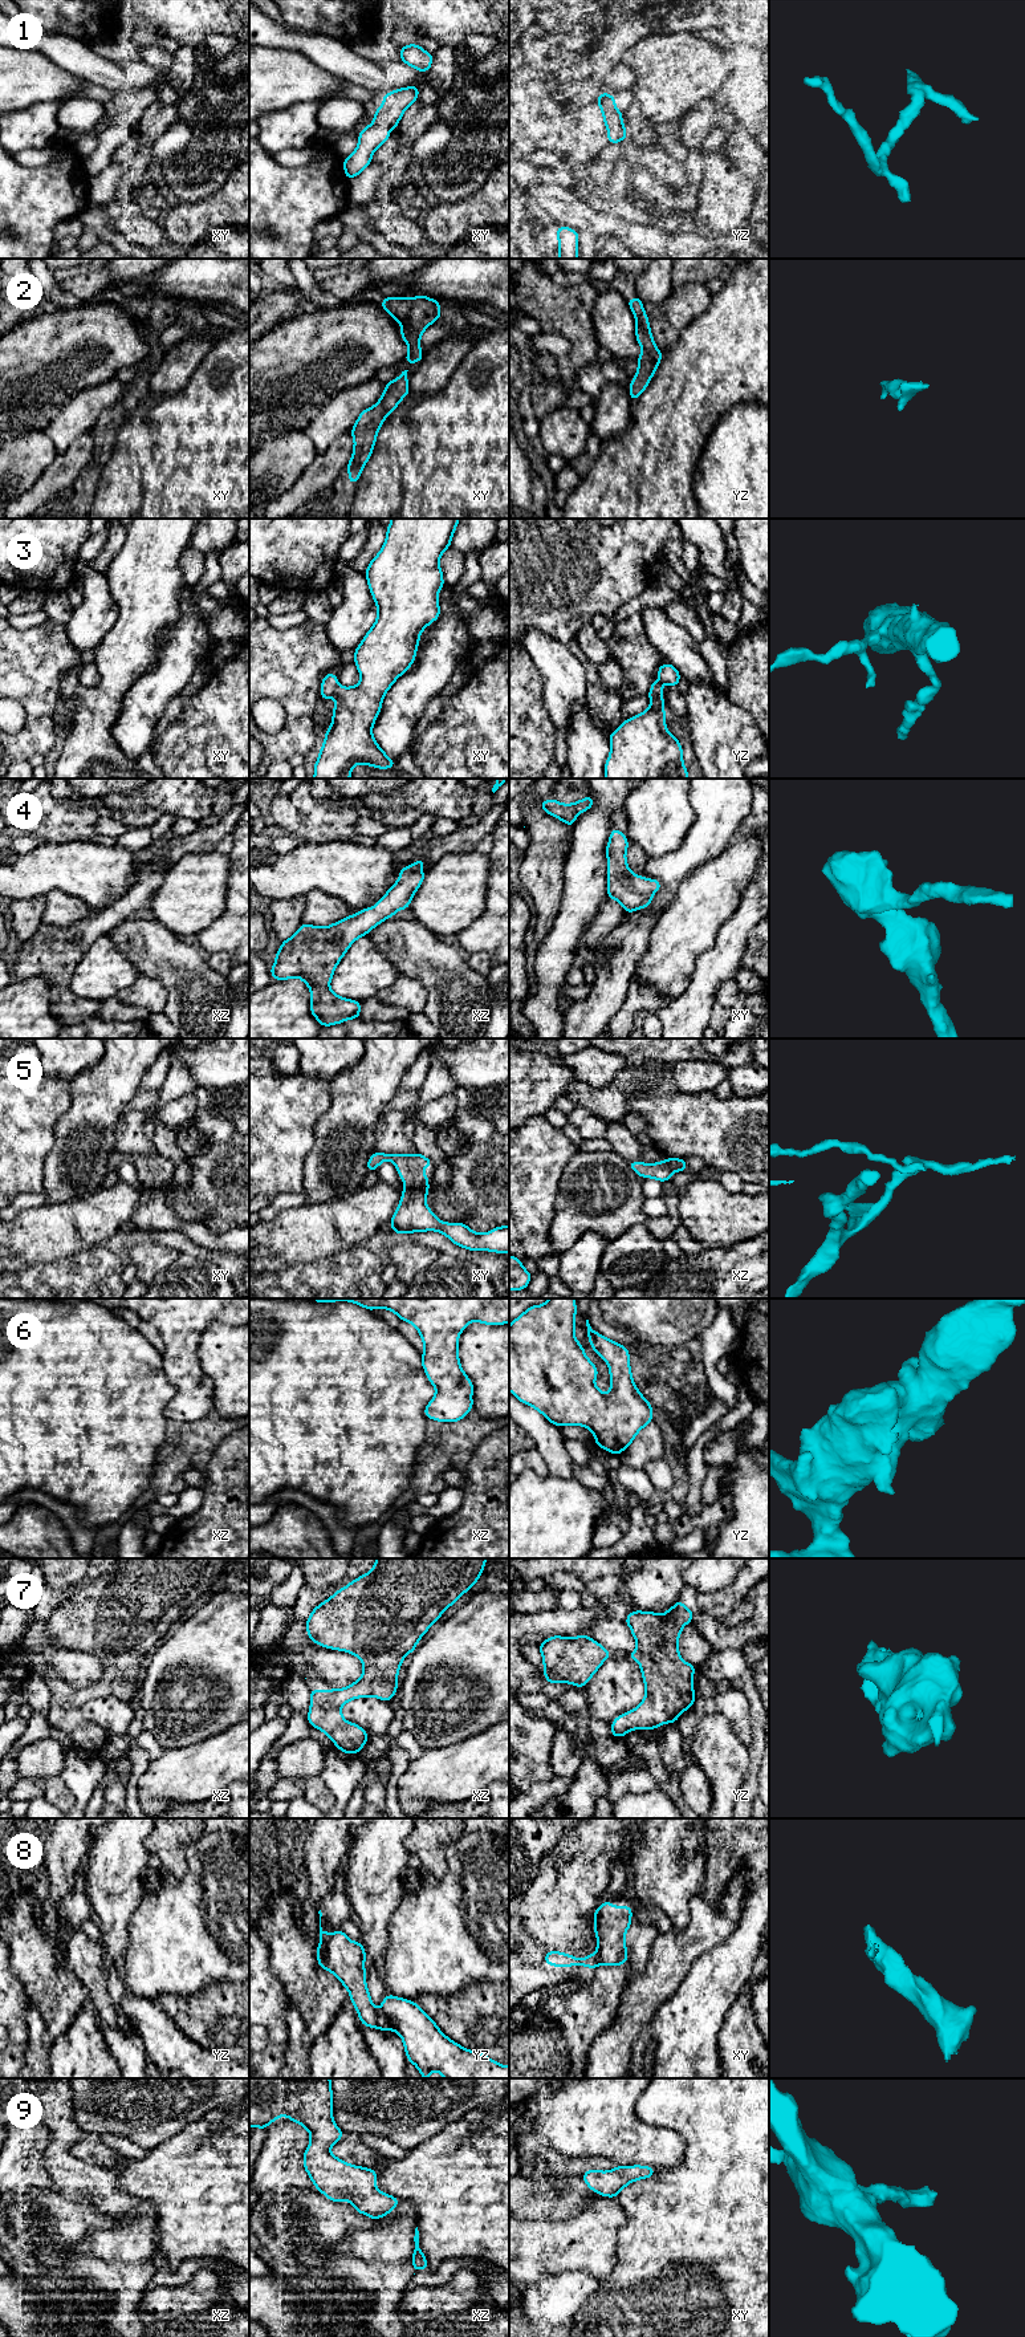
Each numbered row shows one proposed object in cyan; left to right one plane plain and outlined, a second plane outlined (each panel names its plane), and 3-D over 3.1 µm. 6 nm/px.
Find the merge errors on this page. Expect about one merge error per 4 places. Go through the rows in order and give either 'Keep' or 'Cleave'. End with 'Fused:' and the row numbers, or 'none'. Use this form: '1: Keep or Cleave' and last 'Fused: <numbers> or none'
1: Keep
2: Keep
3: Keep
4: Keep
5: Keep
6: Keep
7: Keep
8: Cleave
9: Keep
Fused: 8

